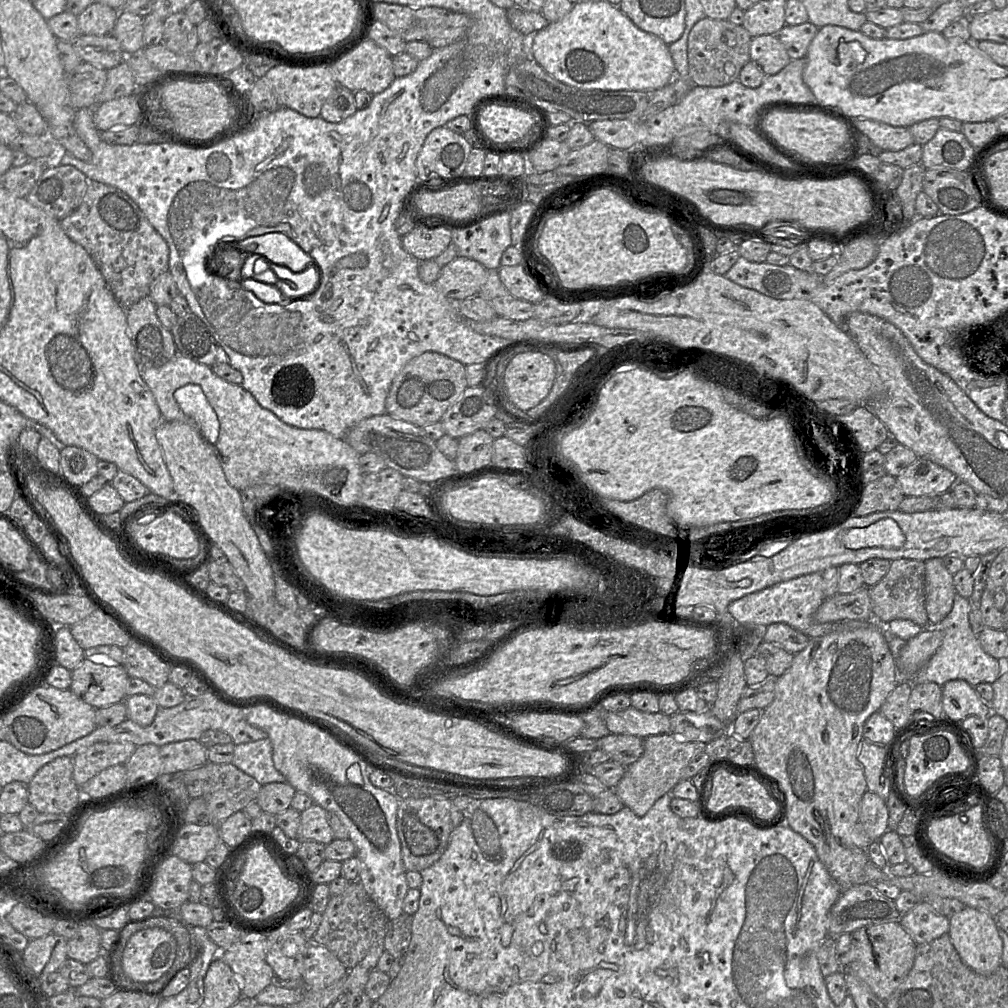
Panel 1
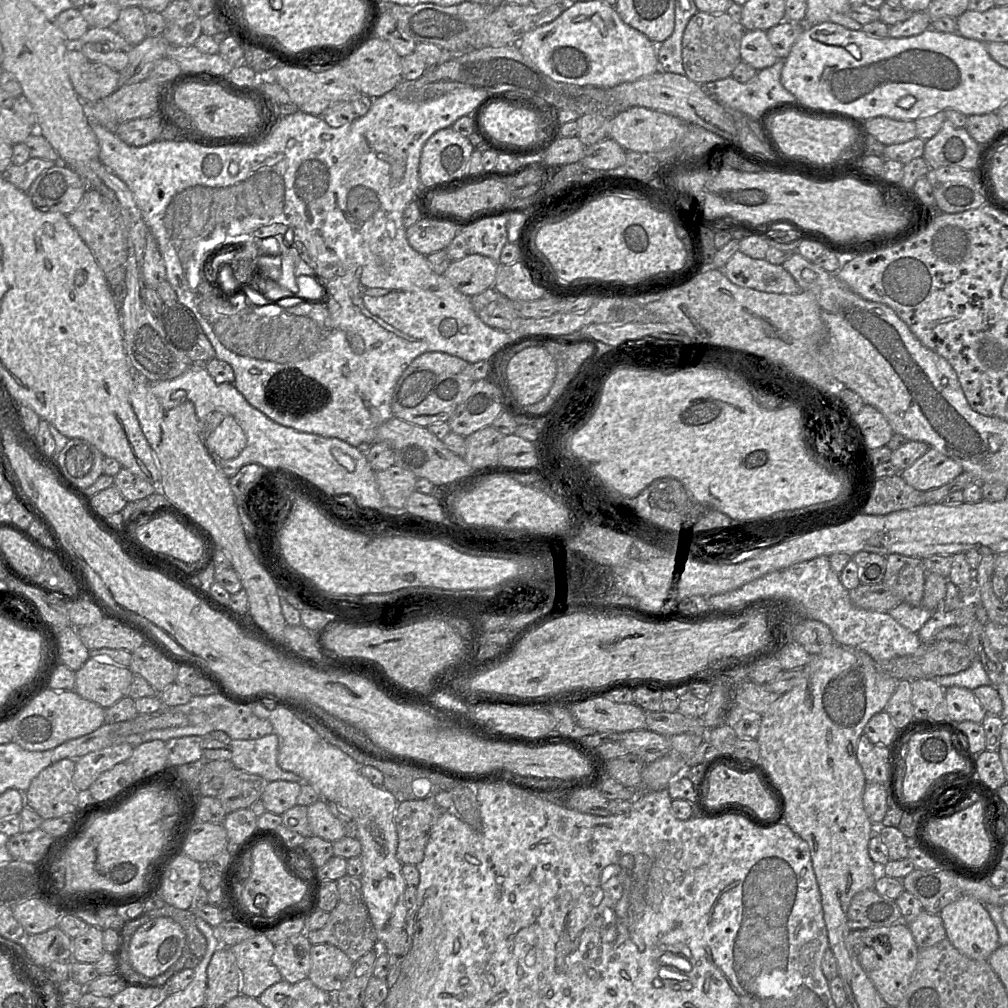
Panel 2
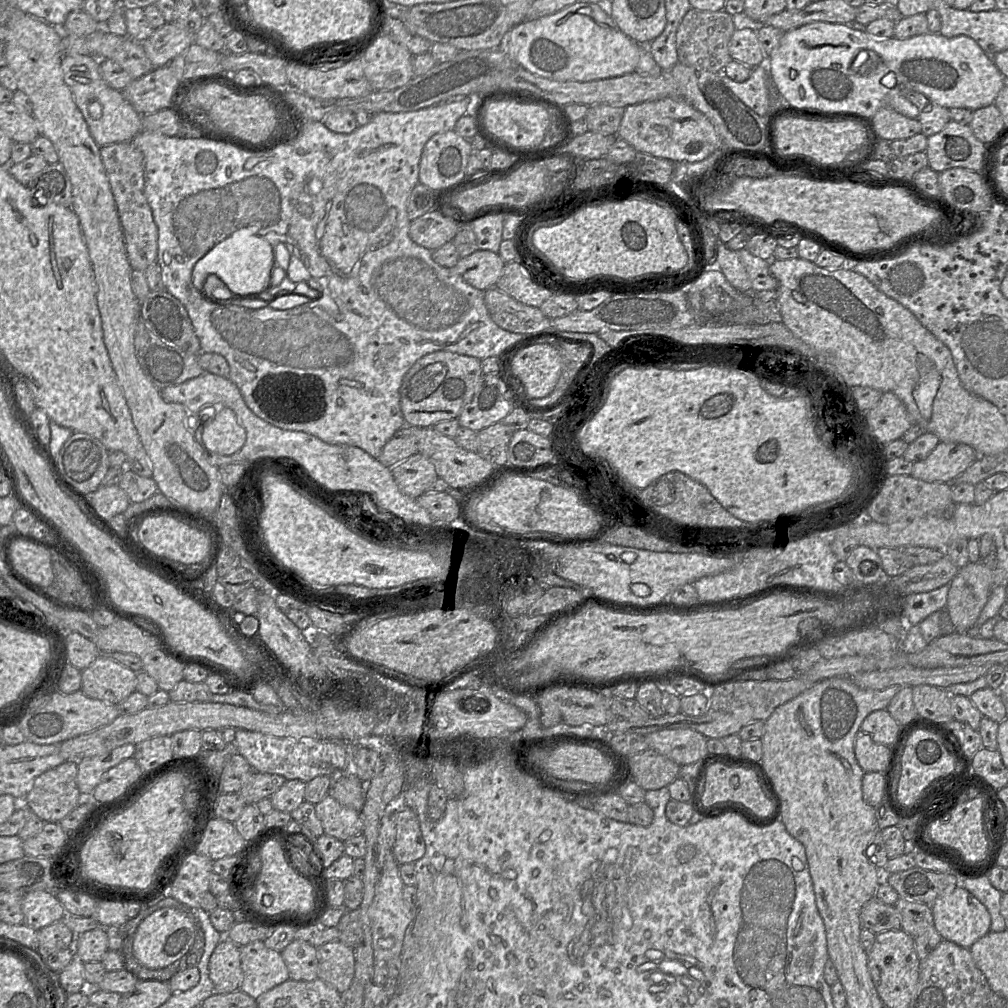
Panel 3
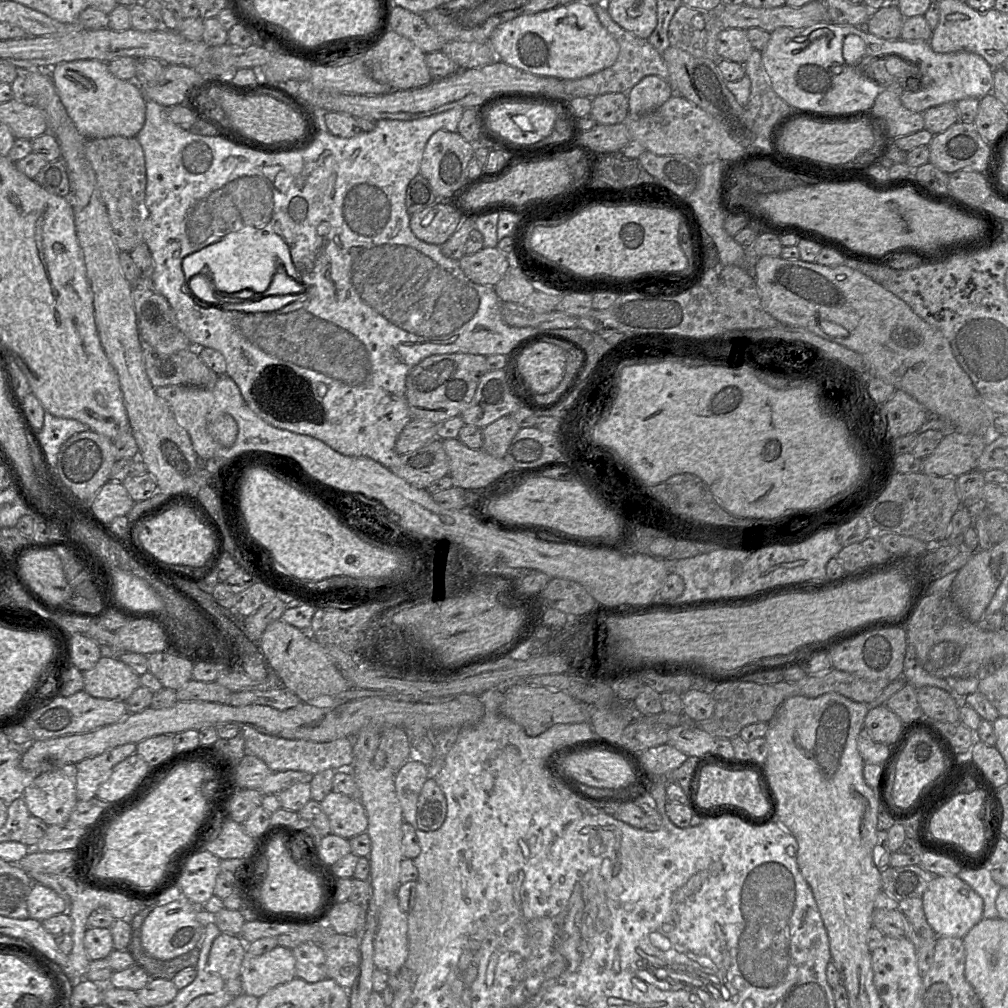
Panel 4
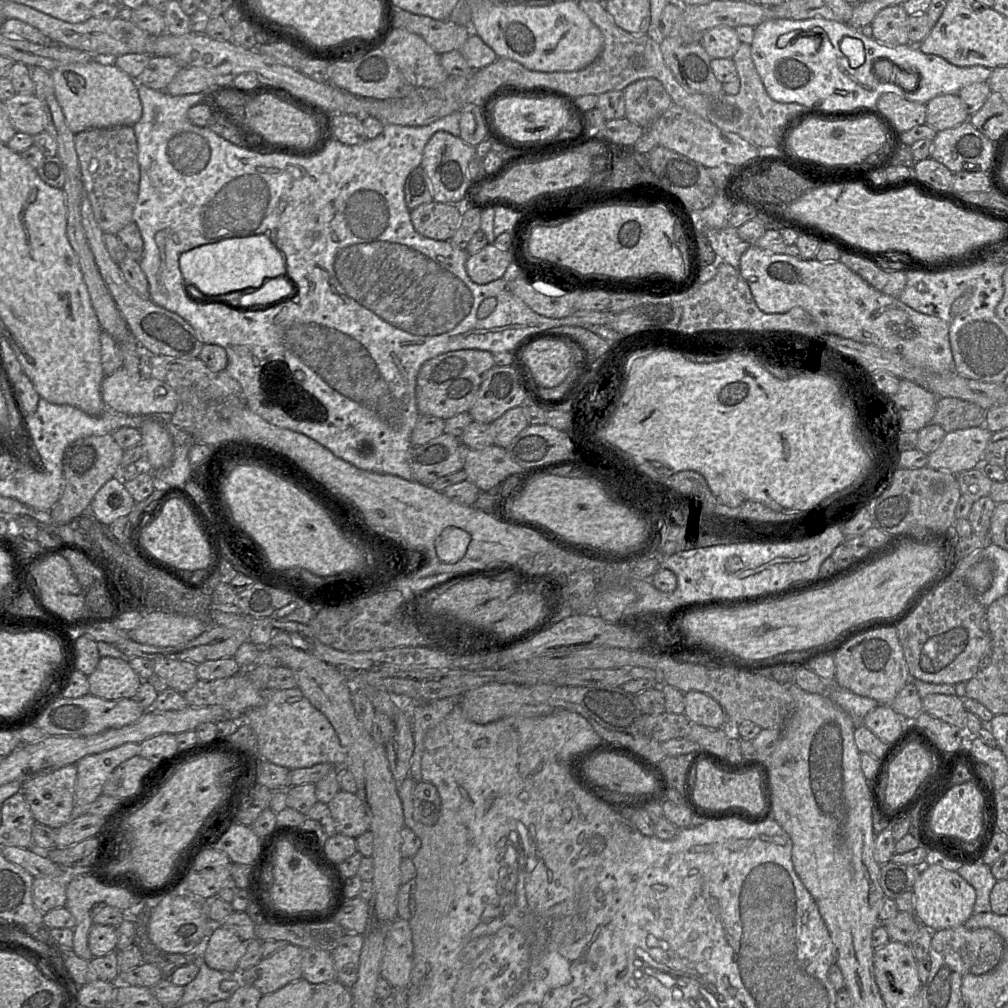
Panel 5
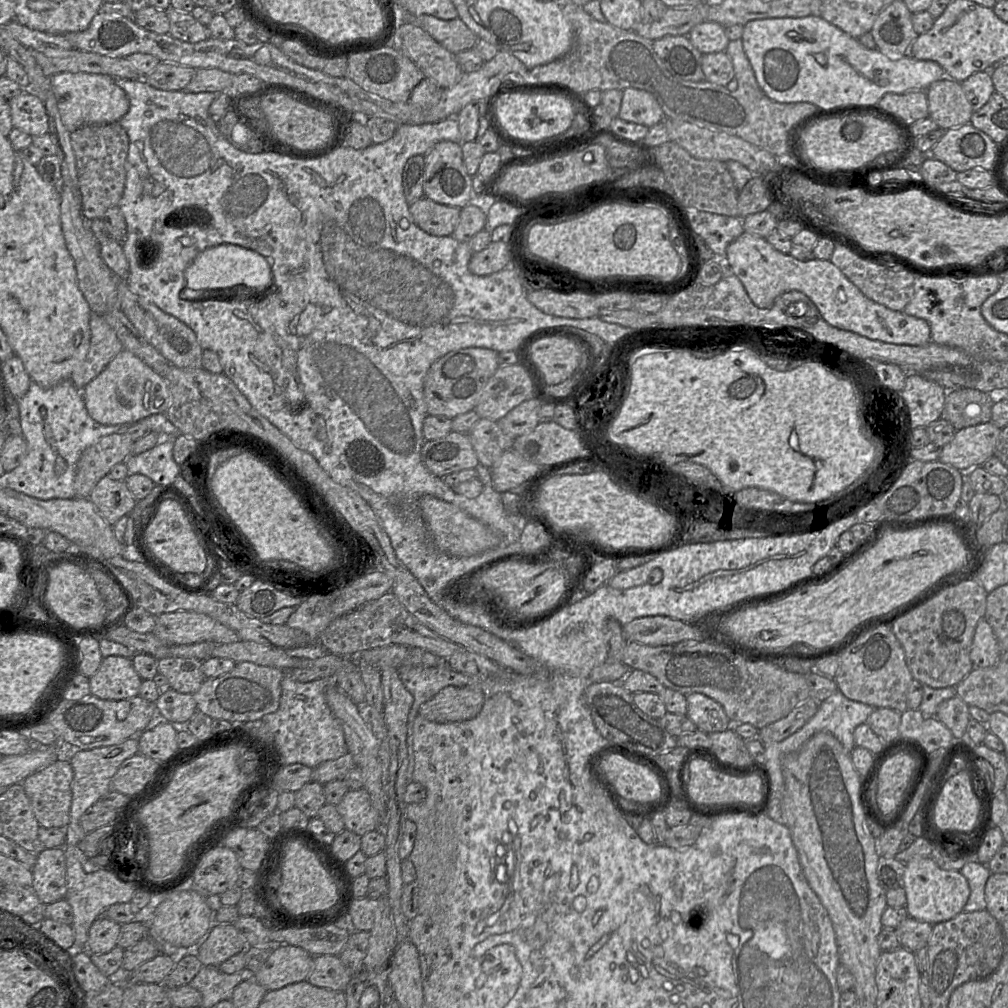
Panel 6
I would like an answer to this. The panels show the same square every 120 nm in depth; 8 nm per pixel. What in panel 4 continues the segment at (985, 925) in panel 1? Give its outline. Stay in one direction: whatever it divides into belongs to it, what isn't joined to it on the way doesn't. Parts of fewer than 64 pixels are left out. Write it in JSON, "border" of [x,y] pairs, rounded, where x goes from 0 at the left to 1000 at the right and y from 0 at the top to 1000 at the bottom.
{"border":[[[949,868],[928,869],[914,891],[920,915],[930,929],[955,931],[975,911],[974,890]]]}

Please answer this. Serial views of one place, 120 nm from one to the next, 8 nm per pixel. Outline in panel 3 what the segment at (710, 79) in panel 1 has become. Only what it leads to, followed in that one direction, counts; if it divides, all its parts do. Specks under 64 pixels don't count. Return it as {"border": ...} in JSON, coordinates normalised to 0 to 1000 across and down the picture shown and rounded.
{"border":[[[686,7],[678,17],[671,33],[673,62],[690,68],[716,72],[718,66],[726,60],[722,46],[732,26],[733,18],[727,17],[718,10],[704,12]]]}

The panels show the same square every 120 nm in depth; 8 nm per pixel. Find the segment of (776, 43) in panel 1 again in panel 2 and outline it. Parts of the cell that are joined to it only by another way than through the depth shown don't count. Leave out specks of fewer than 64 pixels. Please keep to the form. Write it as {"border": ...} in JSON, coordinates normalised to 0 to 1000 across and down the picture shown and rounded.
{"border":[[[757,30],[739,31],[734,44],[734,56],[736,61],[751,70],[766,65],[772,60],[771,53]]]}

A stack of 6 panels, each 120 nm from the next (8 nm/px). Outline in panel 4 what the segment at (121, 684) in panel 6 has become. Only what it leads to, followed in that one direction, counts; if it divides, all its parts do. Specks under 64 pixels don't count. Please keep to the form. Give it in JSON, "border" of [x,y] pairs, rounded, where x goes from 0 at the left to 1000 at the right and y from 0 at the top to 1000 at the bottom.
{"border":[[[101,651],[82,673],[83,686],[108,694],[125,695],[140,680],[139,671],[117,652]]]}

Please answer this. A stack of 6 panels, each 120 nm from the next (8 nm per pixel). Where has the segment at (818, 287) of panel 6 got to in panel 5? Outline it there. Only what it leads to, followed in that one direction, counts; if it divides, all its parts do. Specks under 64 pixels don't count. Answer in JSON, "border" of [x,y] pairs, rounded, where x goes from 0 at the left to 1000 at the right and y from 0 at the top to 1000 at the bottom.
{"border":[[[745,243],[734,256],[733,269],[742,281],[752,306],[758,311],[776,312],[794,305],[824,331],[867,341],[930,369],[947,369],[938,318],[913,311],[891,295],[868,287],[833,259],[790,256]]]}

